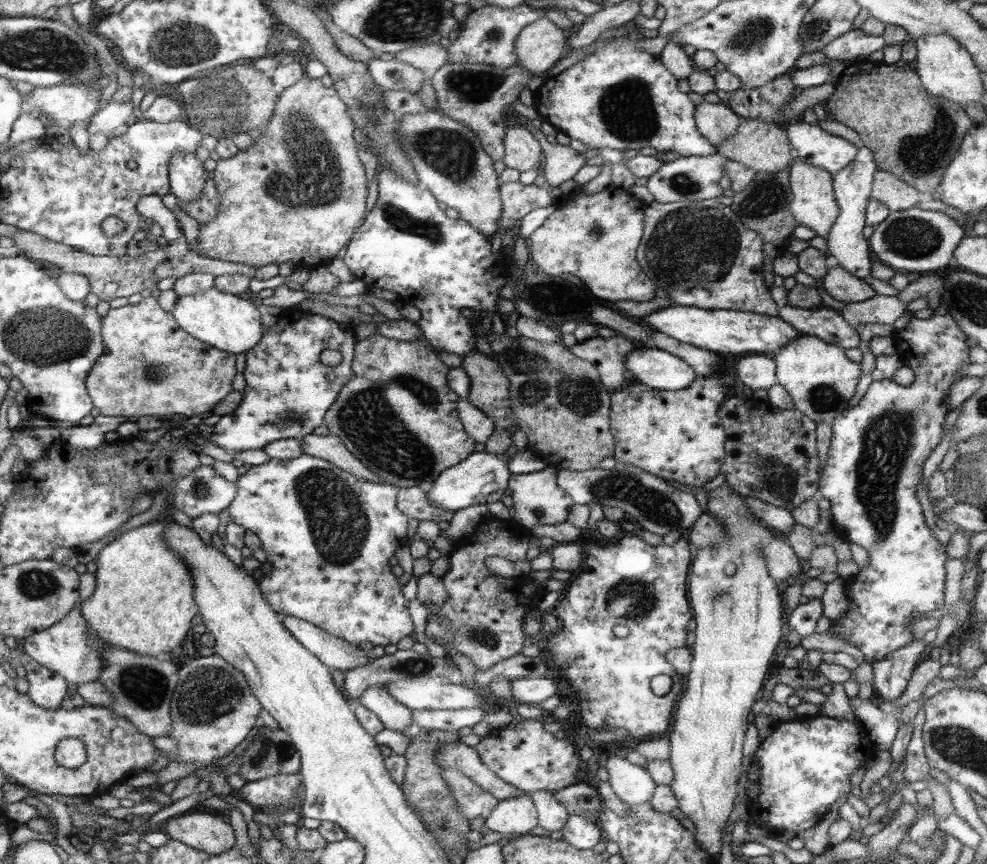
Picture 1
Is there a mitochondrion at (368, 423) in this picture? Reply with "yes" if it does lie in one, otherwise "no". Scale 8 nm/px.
yes

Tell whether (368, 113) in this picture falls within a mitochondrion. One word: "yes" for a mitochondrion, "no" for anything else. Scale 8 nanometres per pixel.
yes

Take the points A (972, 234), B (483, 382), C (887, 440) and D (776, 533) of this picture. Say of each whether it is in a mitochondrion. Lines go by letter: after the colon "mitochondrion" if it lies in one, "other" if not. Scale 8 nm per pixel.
A: other
B: other
C: mitochondrion
D: other

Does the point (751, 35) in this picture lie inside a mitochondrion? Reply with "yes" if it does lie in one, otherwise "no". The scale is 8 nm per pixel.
yes

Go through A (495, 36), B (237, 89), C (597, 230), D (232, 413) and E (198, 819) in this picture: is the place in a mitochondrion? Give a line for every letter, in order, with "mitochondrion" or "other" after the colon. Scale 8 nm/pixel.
A: mitochondrion
B: mitochondrion
C: mitochondrion
D: other
E: other

